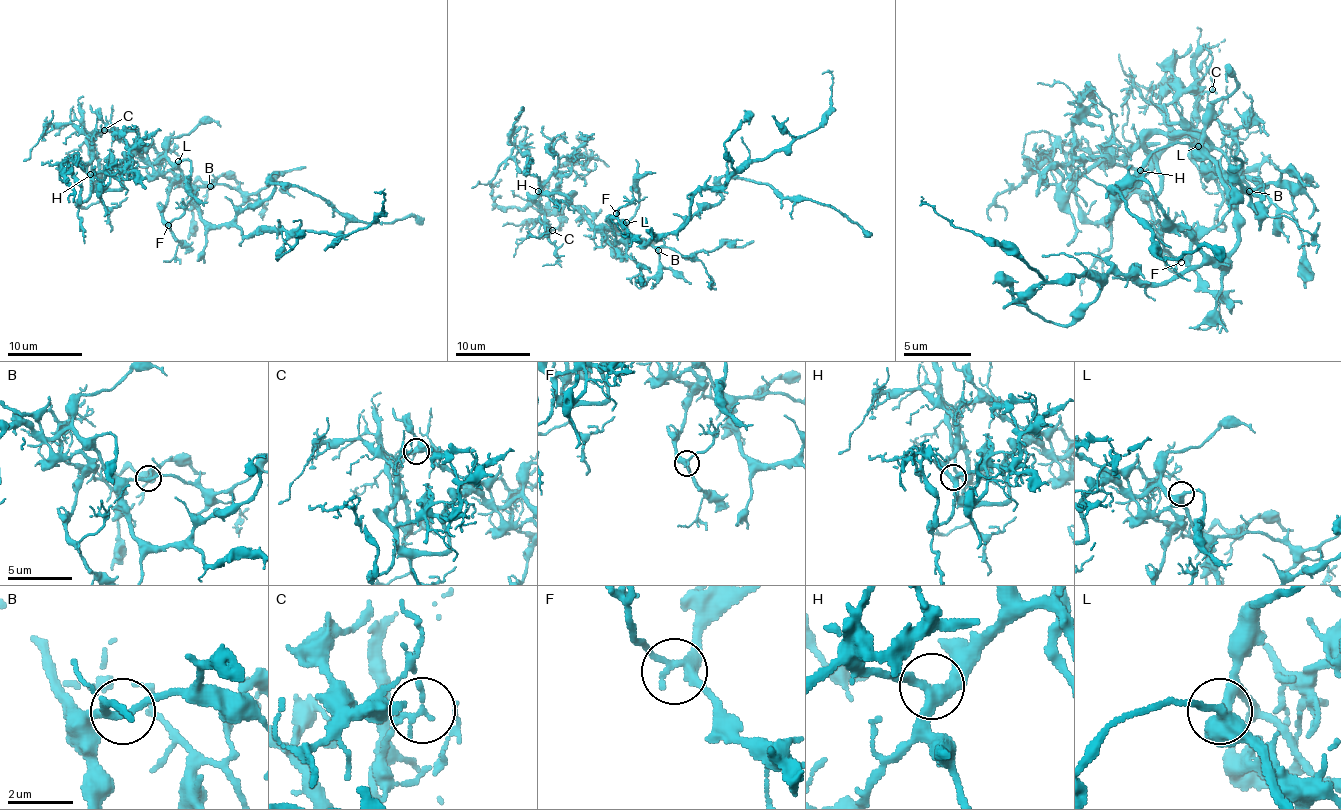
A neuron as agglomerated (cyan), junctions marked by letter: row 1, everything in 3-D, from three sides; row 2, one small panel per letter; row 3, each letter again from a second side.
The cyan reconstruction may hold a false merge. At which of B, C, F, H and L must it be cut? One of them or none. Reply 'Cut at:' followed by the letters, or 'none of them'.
Cut at: C

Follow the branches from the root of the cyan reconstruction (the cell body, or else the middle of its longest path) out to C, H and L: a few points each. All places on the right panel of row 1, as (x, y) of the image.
C: (1235, 214), (1235, 194), (1222, 167), (1208, 167), (1205, 146), (1164, 109), (1205, 71), (1211, 88)
H: (1235, 214), (1222, 167), (1208, 167), (1188, 133), (1143, 143), (1160, 180), (1150, 197), (1140, 170)
L: (1235, 214), (1235, 194), (1222, 180), (1215, 163), (1198, 146)

